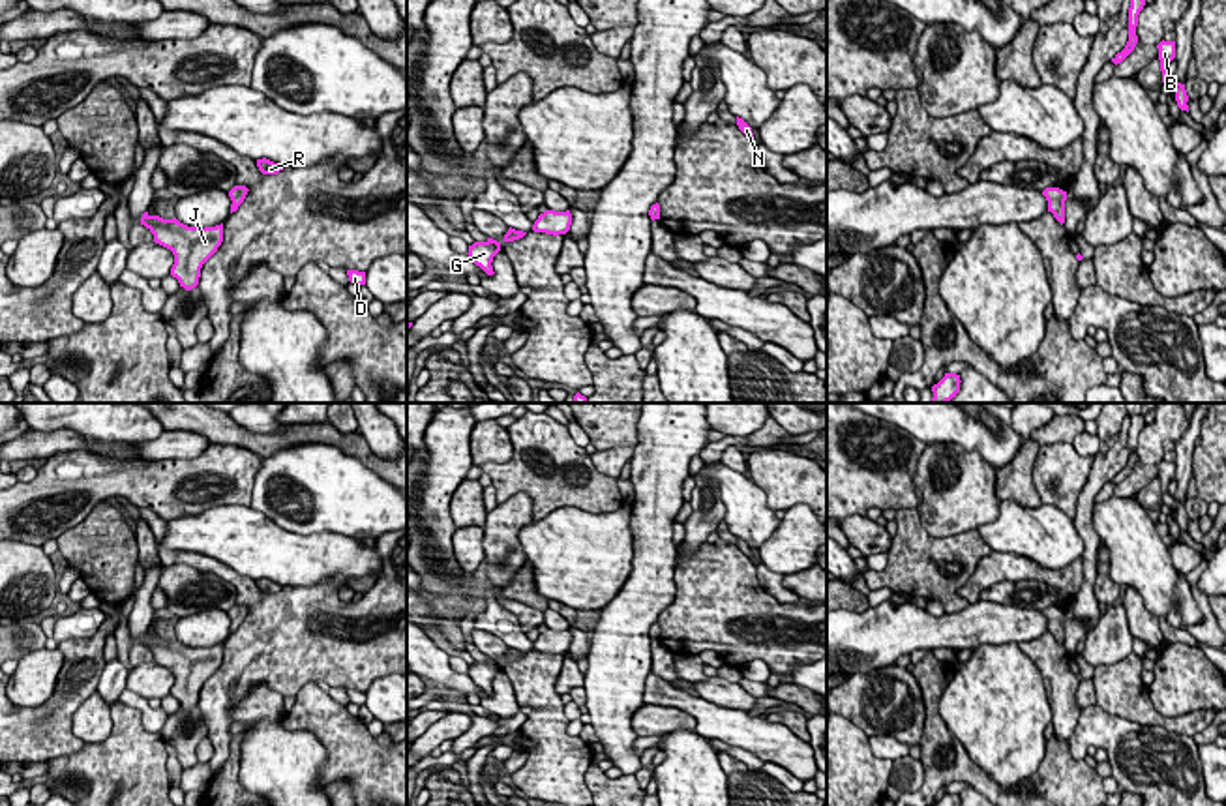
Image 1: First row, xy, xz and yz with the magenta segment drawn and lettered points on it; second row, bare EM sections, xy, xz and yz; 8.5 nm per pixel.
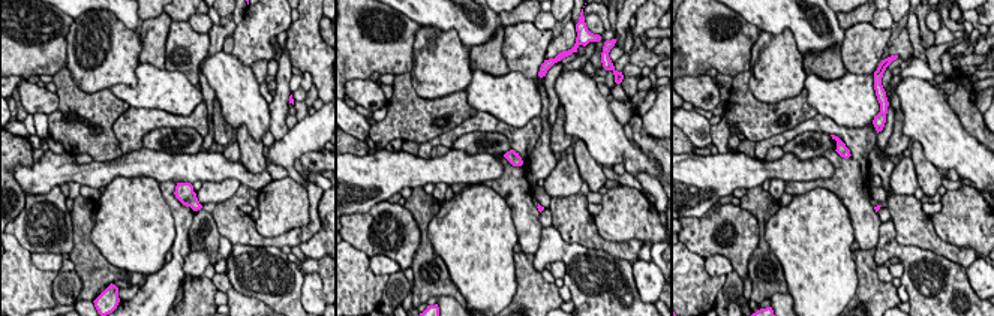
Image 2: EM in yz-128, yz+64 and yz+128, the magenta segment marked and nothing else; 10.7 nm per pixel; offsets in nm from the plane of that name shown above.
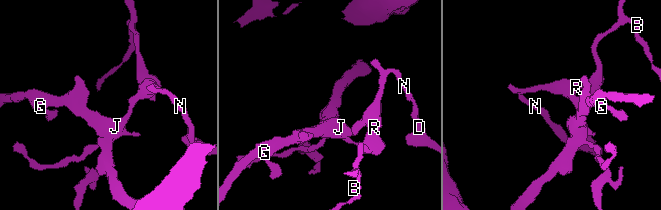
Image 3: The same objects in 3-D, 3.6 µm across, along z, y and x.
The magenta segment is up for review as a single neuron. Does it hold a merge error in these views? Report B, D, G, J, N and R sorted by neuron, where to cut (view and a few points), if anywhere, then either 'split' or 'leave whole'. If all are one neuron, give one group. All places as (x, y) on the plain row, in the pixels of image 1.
B D G J N R; no cut; leave whole

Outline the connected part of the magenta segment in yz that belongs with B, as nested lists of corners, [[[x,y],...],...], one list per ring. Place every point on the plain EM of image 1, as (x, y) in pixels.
[[[1160,461],[1157,465],[1159,469],[1159,480],[1160,480],[1160,491],[1162,491],[1162,502],[1175,512],[1175,521],[1181,530],[1189,532],[1189,515],[1185,510],[1185,504],[1177,502],[1174,495],[1168,493],[1168,484],[1175,478],[1175,461]]]

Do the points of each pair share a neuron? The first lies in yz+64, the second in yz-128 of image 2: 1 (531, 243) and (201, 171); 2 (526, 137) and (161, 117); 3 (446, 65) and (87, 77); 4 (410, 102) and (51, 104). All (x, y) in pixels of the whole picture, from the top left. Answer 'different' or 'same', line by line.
1: different
2: same
3: same
4: different

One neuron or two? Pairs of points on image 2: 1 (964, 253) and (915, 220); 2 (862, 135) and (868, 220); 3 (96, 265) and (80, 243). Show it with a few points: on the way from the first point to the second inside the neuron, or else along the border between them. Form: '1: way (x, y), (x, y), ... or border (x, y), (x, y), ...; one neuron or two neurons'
1: way (952, 252), (940, 247), (925, 232); one neuron
2: way (858, 156), (855, 160), (856, 199); one neuron
3: way (90, 259), (84, 249); one neuron

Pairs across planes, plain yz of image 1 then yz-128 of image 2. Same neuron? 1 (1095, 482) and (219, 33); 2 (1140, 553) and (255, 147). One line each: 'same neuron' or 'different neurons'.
1: same neuron
2: different neurons

